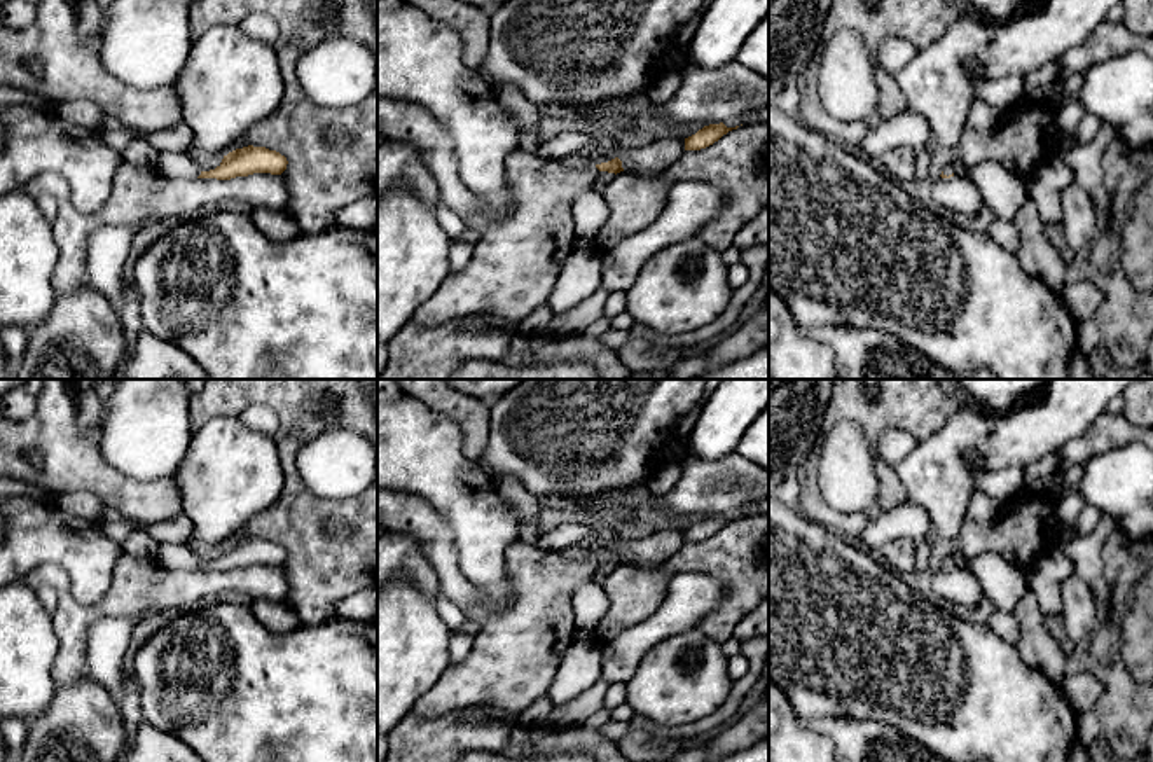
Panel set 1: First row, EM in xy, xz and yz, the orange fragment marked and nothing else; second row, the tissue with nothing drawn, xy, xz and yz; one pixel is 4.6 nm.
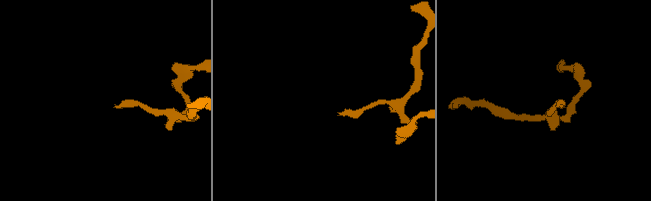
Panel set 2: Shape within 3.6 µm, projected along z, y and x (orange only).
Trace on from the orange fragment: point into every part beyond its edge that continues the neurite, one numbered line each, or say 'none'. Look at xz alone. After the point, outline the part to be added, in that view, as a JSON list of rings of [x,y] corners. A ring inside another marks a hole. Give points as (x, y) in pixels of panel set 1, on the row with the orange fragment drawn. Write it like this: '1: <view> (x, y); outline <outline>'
none

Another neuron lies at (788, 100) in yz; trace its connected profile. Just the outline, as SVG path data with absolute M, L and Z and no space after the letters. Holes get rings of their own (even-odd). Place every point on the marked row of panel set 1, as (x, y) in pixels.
M791 77L772 103L784 114L797 117L800 110L800 101L802 101L802 79Z

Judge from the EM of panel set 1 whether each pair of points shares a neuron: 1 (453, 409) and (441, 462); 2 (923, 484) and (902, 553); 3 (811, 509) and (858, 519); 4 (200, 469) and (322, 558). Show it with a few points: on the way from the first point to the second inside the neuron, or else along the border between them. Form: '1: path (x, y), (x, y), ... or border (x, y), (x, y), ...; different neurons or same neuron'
1: border (416, 397), (456, 425), (460, 448), (467, 457); different neurons
2: border (914, 542), (916, 568); different neurons
3: path (823, 514), (832, 519), (846, 519); same neuron
4: border (283, 477), (280, 495), (255, 514), (234, 539); different neurons

